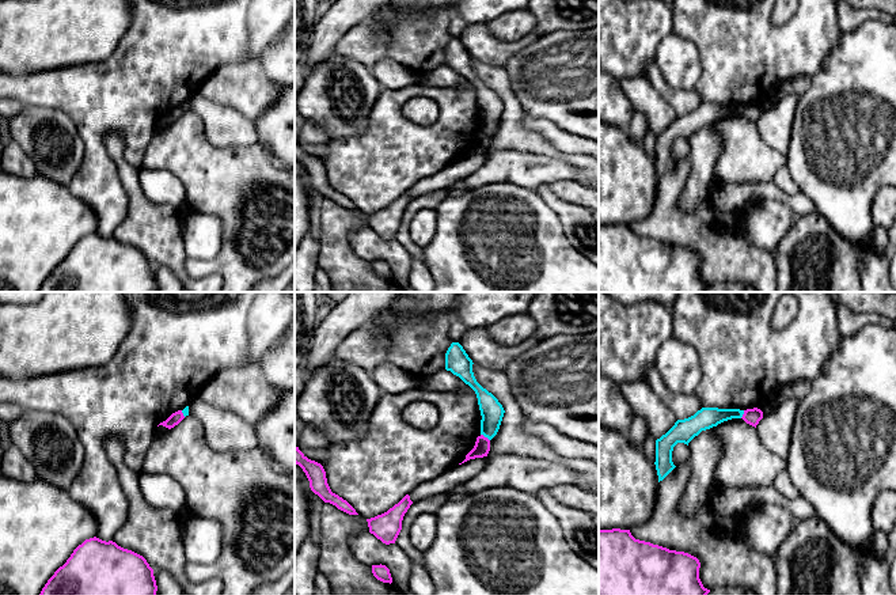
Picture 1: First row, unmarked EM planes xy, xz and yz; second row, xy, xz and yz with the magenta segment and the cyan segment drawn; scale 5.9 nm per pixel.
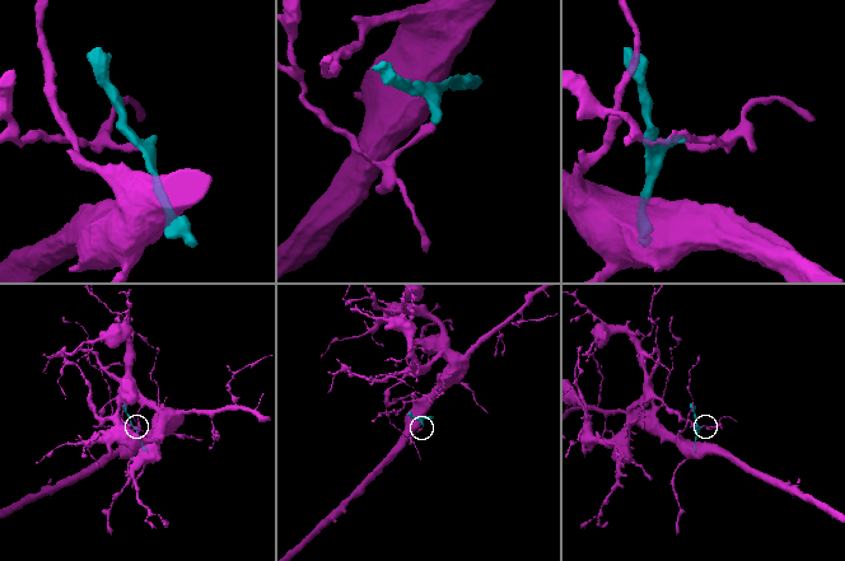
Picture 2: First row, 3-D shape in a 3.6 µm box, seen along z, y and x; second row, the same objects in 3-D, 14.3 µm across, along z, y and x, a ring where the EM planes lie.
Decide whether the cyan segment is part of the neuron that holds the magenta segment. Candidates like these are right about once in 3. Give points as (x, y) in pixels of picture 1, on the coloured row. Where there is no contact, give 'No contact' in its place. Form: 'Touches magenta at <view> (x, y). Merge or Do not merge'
Touches magenta at xz (483, 436). Do not merge

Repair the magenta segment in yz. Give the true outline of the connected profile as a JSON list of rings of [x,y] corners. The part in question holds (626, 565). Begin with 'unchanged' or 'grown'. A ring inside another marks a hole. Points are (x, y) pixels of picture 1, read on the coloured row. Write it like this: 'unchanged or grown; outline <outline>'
unchanged; outline [[[599,530],[599,595],[707,595],[696,557],[635,539],[630,530]]]

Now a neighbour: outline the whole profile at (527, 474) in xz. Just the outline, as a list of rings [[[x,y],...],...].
[[[513,454],[487,455],[483,469],[472,478],[456,485],[449,492],[413,503],[403,516],[402,530],[395,543],[411,561],[424,566],[424,553],[410,542],[410,527],[418,515],[425,512],[434,513],[449,499],[451,493],[459,490],[478,492],[493,486],[512,486],[517,490],[536,494],[540,489],[577,482],[577,474],[569,466],[558,462]]]

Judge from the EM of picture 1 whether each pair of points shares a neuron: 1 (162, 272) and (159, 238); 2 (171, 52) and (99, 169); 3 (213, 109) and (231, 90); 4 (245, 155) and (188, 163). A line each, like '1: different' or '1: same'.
1: different
2: same
3: different
4: same

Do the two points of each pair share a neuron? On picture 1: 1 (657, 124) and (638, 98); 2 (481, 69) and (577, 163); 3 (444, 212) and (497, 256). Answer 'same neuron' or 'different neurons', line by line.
1: same neuron
2: same neuron
3: same neuron

